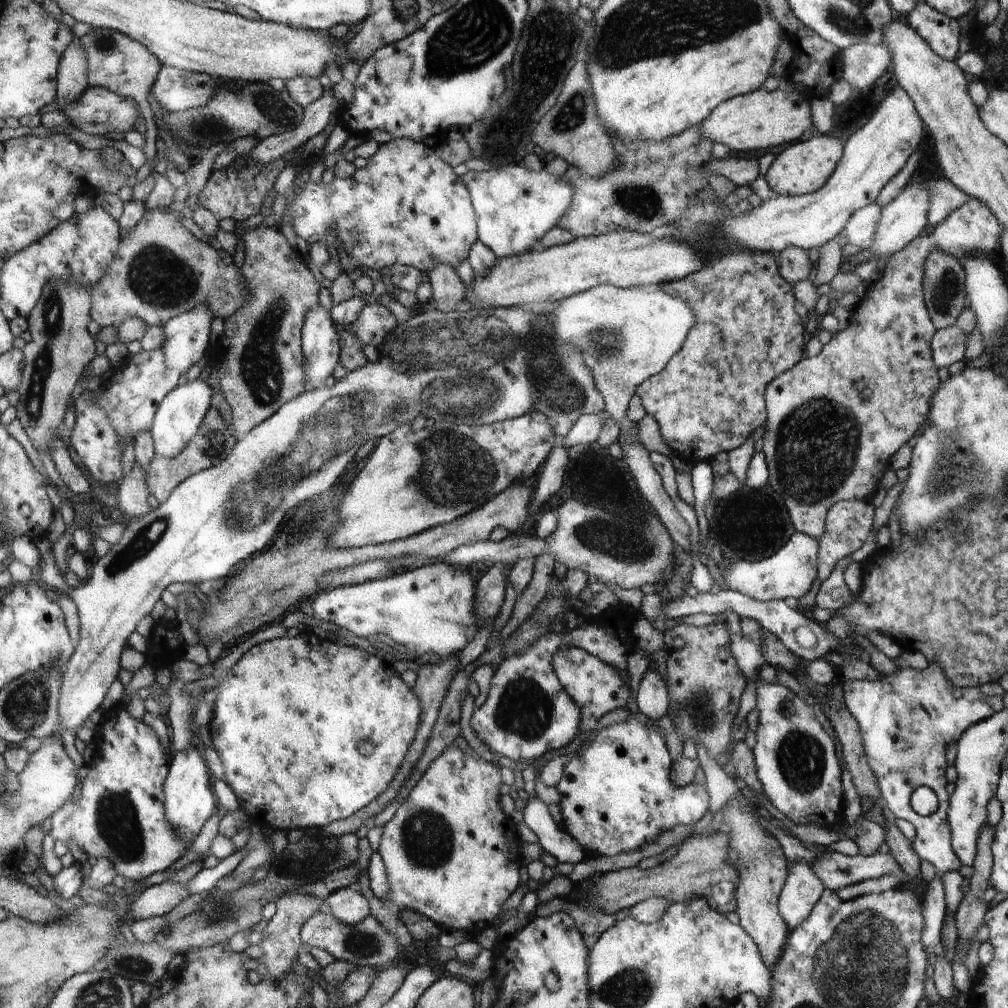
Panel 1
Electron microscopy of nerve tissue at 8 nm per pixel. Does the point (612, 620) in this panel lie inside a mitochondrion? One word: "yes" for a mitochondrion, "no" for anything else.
no

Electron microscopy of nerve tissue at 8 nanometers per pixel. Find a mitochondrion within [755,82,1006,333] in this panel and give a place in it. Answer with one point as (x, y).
(944, 292)

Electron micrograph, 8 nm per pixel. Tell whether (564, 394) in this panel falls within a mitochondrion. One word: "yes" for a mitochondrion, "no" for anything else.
yes

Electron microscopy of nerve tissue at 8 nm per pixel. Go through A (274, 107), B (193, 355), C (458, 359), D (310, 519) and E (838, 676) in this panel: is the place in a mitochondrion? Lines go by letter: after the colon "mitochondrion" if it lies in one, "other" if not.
A: mitochondrion
B: other
C: mitochondrion
D: mitochondrion
E: other

